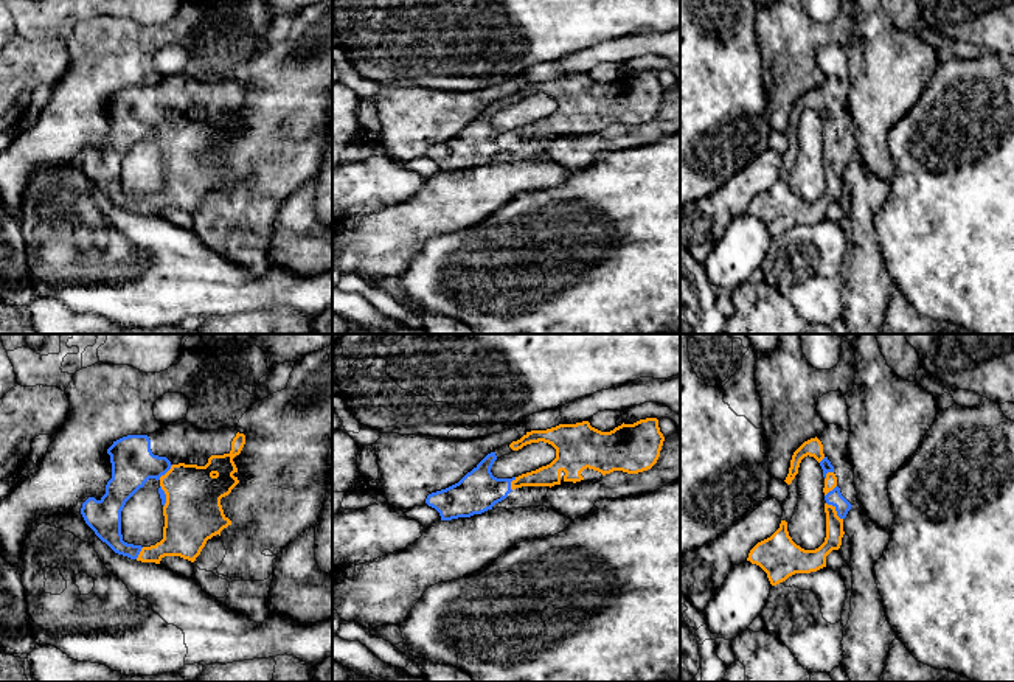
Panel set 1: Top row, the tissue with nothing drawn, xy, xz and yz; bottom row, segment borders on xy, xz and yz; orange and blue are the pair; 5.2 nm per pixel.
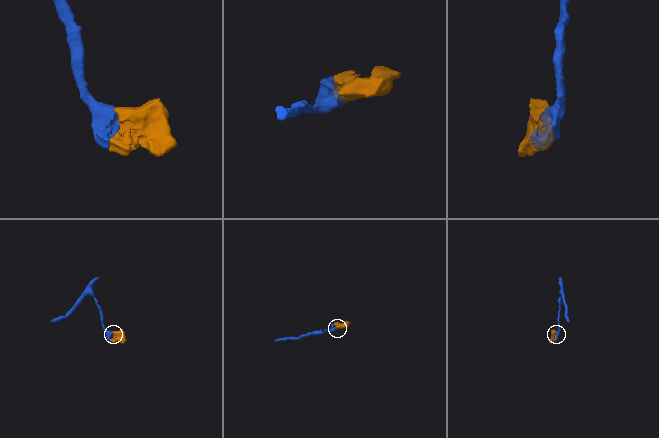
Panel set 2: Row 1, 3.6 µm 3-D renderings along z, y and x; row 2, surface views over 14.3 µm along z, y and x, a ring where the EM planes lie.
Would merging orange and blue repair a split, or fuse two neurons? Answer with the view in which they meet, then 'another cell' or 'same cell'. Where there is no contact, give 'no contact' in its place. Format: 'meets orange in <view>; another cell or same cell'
meets orange in yz; same cell

